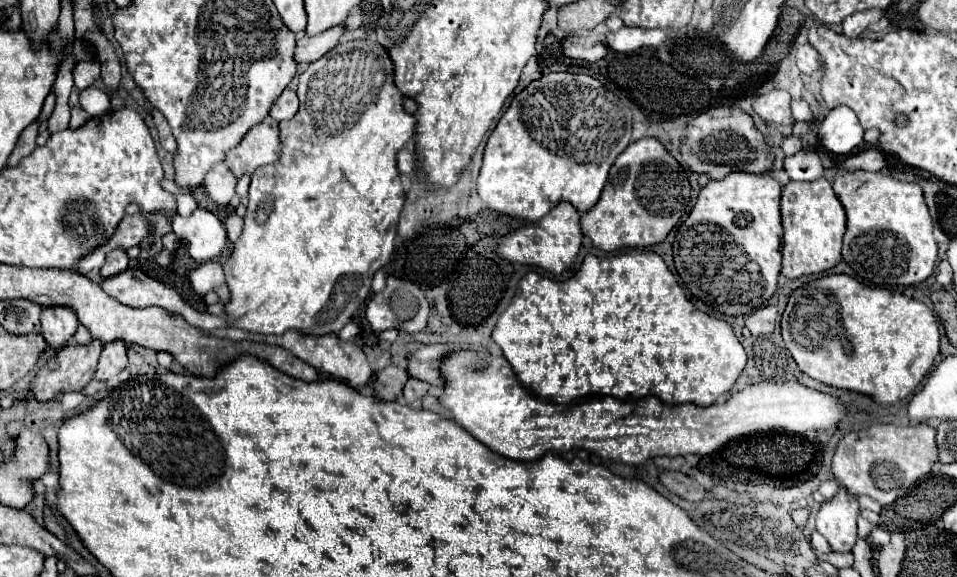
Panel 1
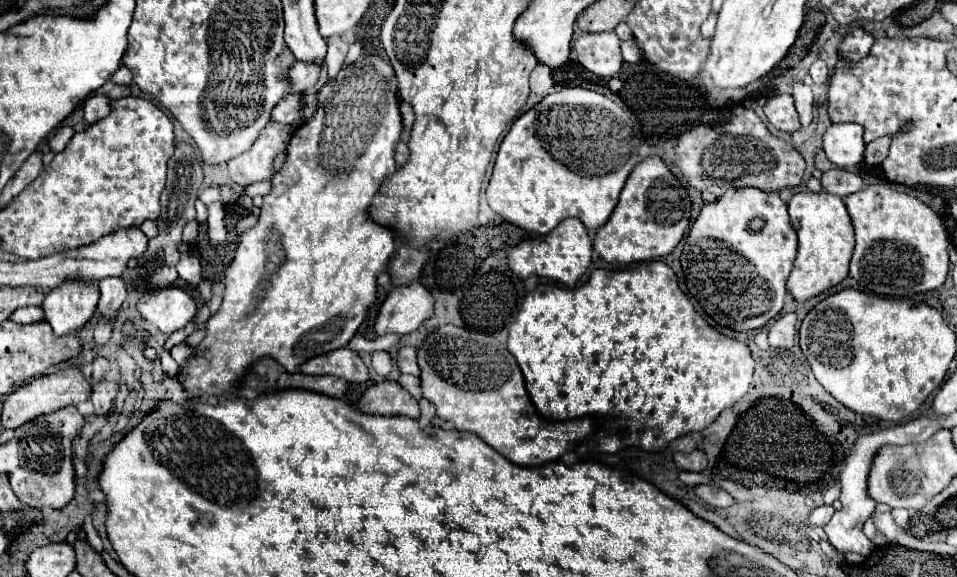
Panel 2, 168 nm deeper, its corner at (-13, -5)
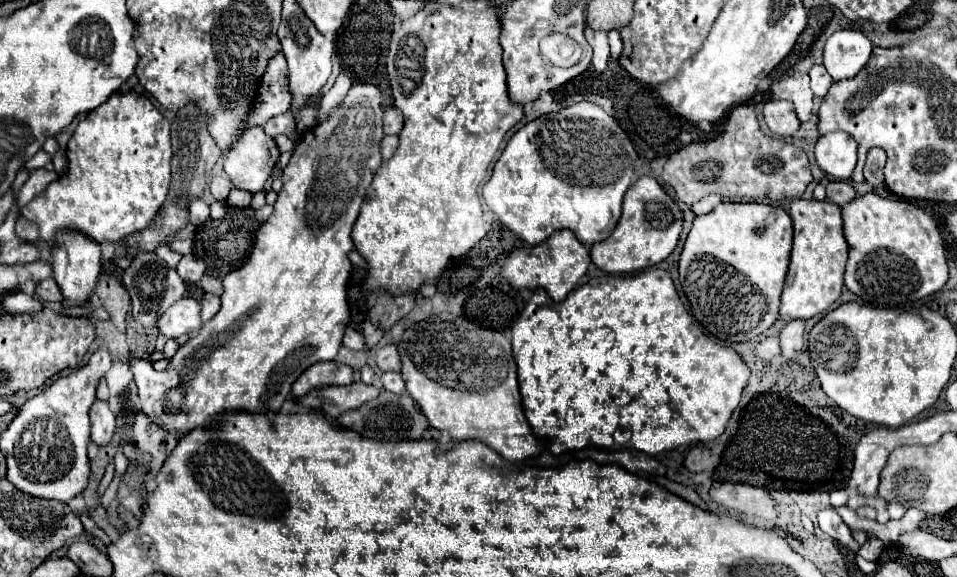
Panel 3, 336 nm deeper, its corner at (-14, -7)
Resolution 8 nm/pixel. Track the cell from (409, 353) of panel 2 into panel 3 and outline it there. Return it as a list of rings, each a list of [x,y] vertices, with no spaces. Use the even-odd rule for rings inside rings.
[[[381,346],[375,352],[373,362],[383,372],[399,372],[401,370],[401,362],[399,362],[399,354],[397,354],[395,346]]]

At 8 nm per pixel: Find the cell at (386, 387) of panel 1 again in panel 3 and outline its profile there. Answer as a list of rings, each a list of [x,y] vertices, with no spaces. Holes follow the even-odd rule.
[[[381,390],[379,398],[355,408],[343,412],[335,426],[341,430],[353,430],[363,438],[371,440],[383,440],[383,442],[395,442],[395,440],[421,440],[423,432],[429,428],[427,418],[415,408],[415,402],[407,394],[393,394],[387,390]]]

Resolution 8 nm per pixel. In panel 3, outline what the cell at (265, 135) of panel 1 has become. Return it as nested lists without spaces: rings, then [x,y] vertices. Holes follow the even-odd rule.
[[[249,128],[225,154],[223,170],[237,188],[259,192],[269,180],[277,158],[279,150],[275,140],[269,138],[263,128]]]

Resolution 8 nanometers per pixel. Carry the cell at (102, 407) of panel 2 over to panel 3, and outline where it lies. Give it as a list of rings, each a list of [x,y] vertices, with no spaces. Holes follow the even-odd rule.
[[[97,400],[89,412],[91,418],[91,440],[93,444],[107,446],[115,434],[115,414],[109,410],[109,404]]]

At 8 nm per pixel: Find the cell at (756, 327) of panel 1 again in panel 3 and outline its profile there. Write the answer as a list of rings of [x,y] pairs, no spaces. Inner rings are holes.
[[[791,320],[783,330],[781,330],[781,350],[783,356],[795,358],[803,350],[803,334],[805,334],[805,322],[803,320]]]

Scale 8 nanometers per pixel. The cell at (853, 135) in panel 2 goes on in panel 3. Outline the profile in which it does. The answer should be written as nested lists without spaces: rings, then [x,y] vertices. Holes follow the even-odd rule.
[[[829,132],[817,140],[817,166],[835,180],[849,180],[857,164],[857,144],[847,132]]]

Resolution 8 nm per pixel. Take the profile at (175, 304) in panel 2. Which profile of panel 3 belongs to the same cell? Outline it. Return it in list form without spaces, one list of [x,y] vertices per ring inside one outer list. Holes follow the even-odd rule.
[[[185,296],[183,300],[175,302],[157,322],[157,328],[167,338],[179,338],[183,334],[195,334],[201,328],[199,316],[199,302]]]

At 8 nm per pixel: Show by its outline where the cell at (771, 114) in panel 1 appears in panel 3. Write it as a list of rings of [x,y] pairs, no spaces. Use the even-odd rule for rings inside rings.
[[[769,100],[763,108],[763,118],[765,118],[769,130],[783,138],[793,136],[801,124],[793,110],[793,104],[783,102],[783,100]]]

